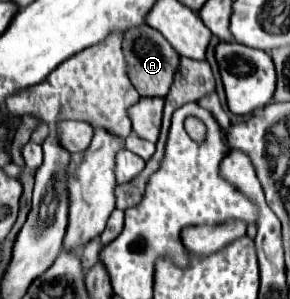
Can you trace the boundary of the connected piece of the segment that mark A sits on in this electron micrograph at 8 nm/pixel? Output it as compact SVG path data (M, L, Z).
M148 25L142 27L130 27L124 33L124 55L128 61L128 73L132 77L132 83L136 91L142 97L166 97L172 83L174 75L180 65L180 55L174 51L174 47L164 39L164 35Z

